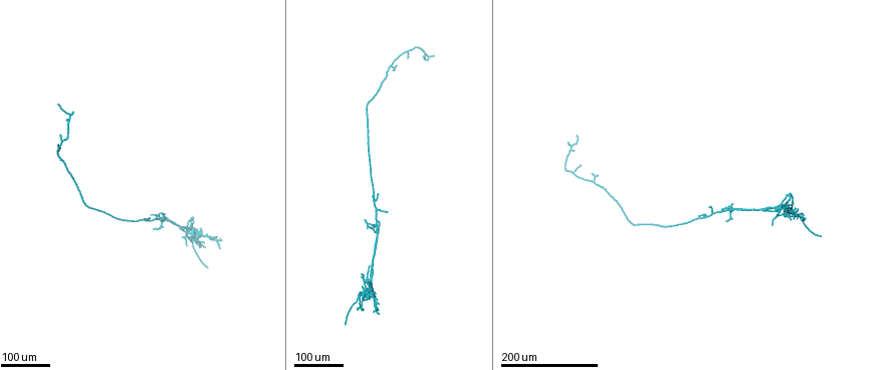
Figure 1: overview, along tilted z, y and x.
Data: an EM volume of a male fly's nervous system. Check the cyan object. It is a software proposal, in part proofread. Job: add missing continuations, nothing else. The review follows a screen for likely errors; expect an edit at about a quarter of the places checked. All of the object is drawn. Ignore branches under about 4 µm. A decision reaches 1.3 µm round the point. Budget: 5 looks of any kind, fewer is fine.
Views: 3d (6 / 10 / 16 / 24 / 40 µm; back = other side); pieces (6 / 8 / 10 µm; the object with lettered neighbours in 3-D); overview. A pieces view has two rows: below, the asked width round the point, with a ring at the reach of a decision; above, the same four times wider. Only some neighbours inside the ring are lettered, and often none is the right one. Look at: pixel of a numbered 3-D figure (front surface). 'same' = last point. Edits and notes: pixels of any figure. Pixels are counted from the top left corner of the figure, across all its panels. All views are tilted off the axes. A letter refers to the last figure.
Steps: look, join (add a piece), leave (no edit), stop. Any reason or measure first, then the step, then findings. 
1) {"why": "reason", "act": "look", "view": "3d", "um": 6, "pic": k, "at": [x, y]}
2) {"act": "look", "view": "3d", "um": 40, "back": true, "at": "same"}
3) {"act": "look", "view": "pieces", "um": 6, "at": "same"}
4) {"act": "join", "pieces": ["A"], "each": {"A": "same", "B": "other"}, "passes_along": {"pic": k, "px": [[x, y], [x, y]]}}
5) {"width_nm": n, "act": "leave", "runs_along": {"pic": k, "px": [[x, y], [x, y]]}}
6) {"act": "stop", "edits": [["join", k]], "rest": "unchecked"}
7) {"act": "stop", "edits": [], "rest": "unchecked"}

{"why": "an open end", "act": "look", "view": "3d", "um": 40, "pic": 1, "at": [796, 206]}

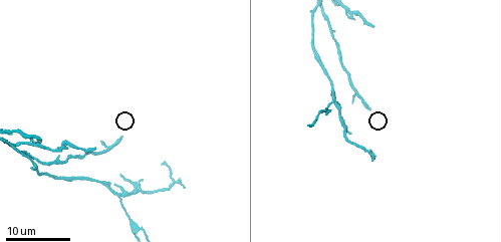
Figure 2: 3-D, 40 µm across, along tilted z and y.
{"act": "look", "view": "pieces", "um": 6, "pic": 2, "at": [369, 107]}

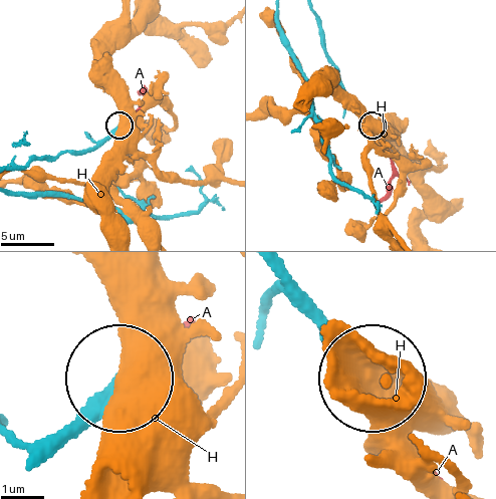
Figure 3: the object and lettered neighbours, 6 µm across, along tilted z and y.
{"act": "join", "pieces": ["A"], "each": {"A": "same", "H": "other"}, "found": "it goes on there"}

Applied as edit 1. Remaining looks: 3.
{"act": "look", "view": "overview"}

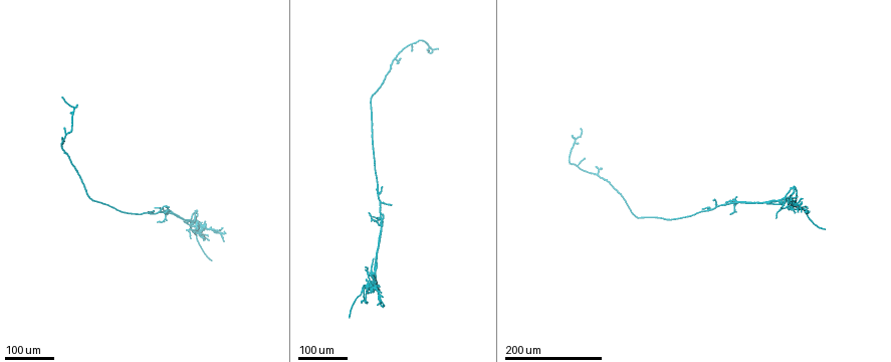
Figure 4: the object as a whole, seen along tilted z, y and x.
{"why": "free end", "act": "look", "view": "3d", "um": 40, "pic": 4, "at": [797, 196]}

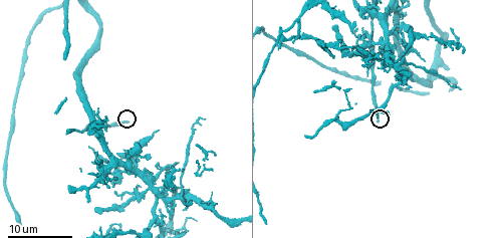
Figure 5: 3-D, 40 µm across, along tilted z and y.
{"act": "look", "view": "pieces", "um": 8, "pic": 5, "at": [376, 120]}

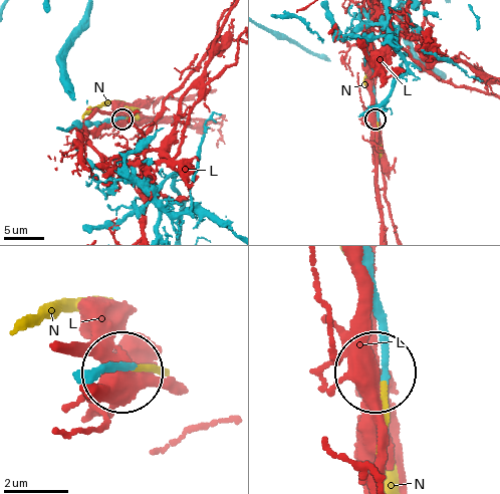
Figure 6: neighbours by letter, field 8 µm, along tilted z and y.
{"act": "join", "pieces": ["N"], "each": {"L": "other", "N": "same"}, "passes_along": {"pic": 6, "px": [[93, 380], [122, 367], [162, 372]]}, "found": "the cell continues"}

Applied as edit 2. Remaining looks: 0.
{"act": "stop", "edits": [["join", 3], ["join", 6]], "rest": "unchecked"}

